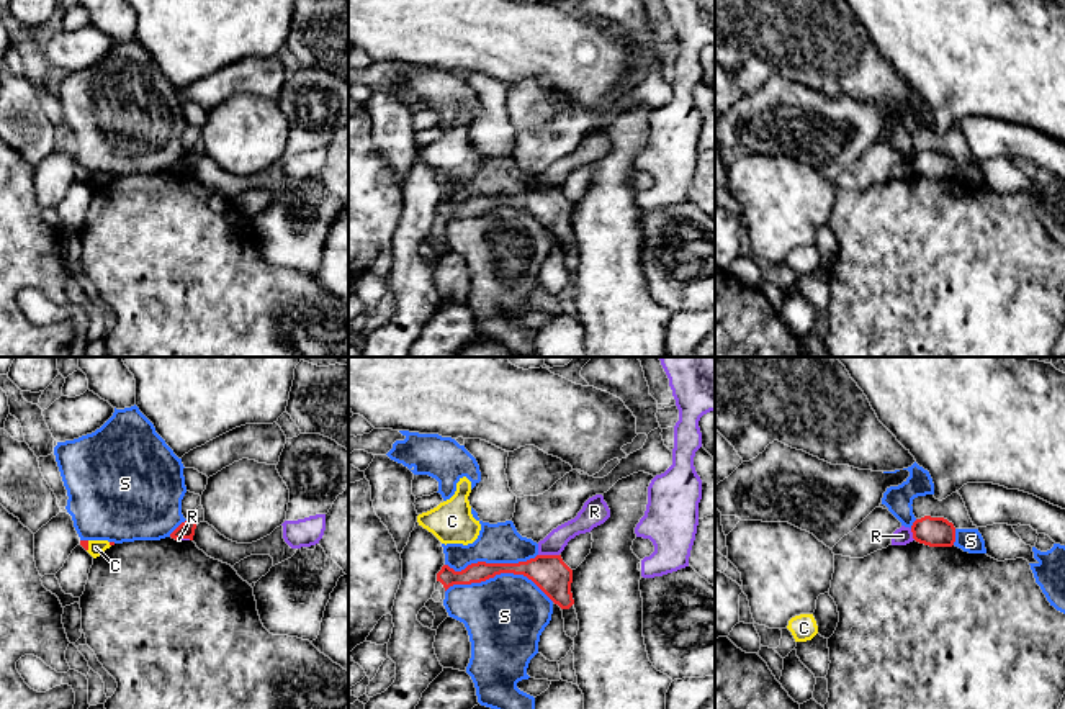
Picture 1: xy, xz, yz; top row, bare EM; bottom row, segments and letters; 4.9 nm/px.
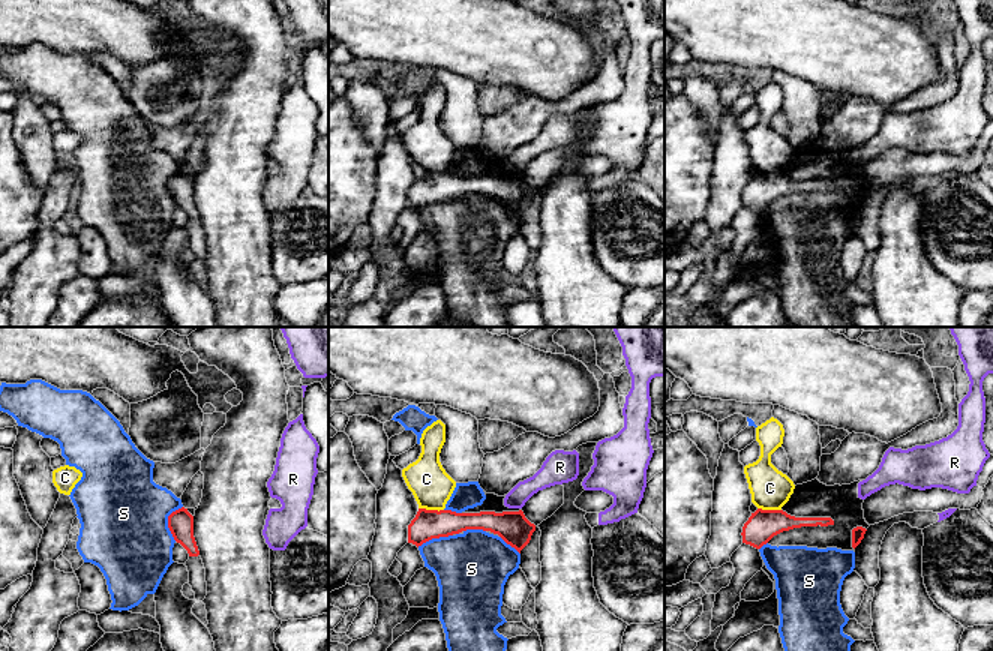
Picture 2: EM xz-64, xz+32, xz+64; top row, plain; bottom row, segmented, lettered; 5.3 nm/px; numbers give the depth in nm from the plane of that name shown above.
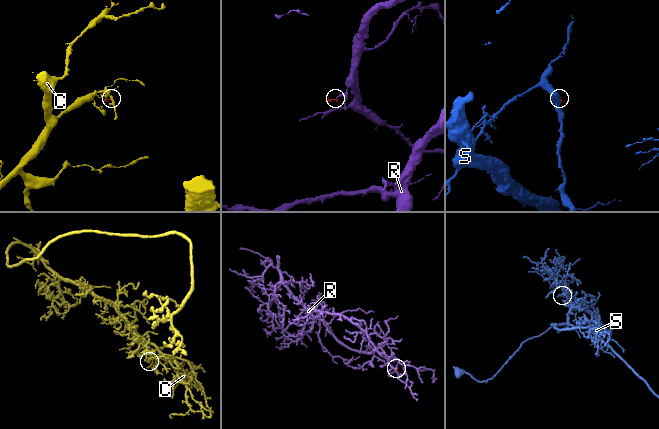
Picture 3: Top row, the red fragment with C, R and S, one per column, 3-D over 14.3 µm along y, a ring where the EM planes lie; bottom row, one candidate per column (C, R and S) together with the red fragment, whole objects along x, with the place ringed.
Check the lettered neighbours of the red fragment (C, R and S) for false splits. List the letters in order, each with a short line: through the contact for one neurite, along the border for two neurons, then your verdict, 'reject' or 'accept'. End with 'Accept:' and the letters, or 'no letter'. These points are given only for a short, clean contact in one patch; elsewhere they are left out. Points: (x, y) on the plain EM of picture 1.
C: reject
R: line xz (539, 187), (558, 189); reject
S: reject
Accept: no letter

